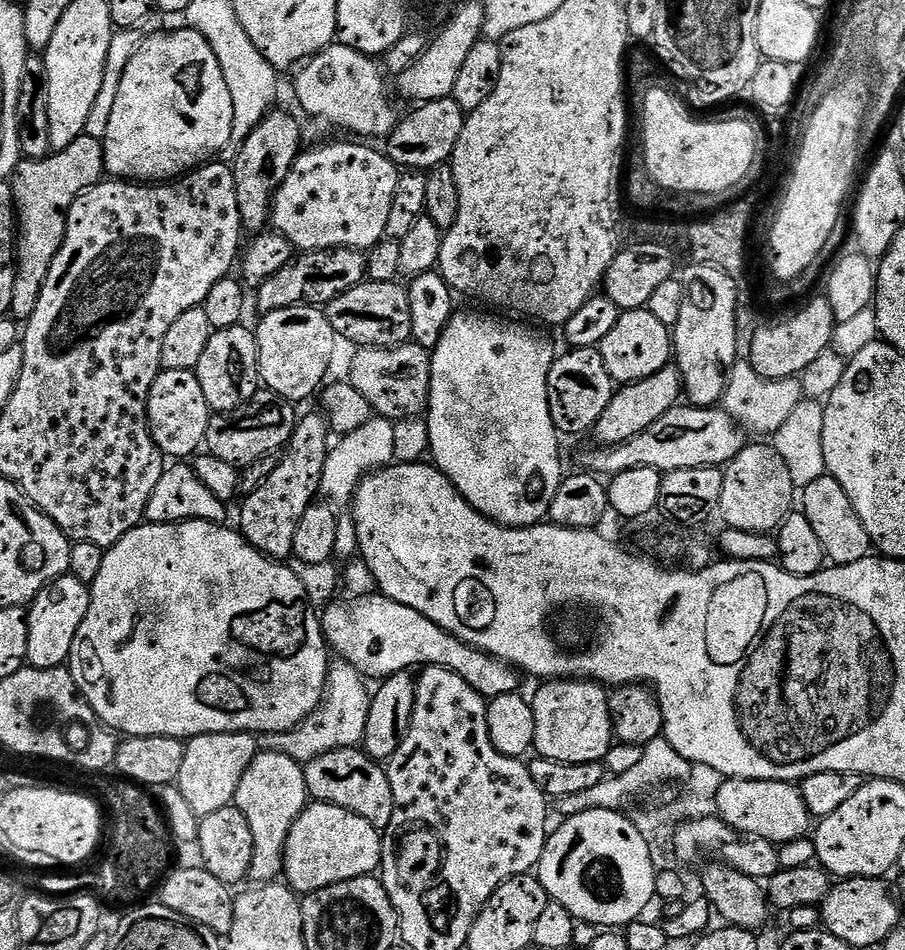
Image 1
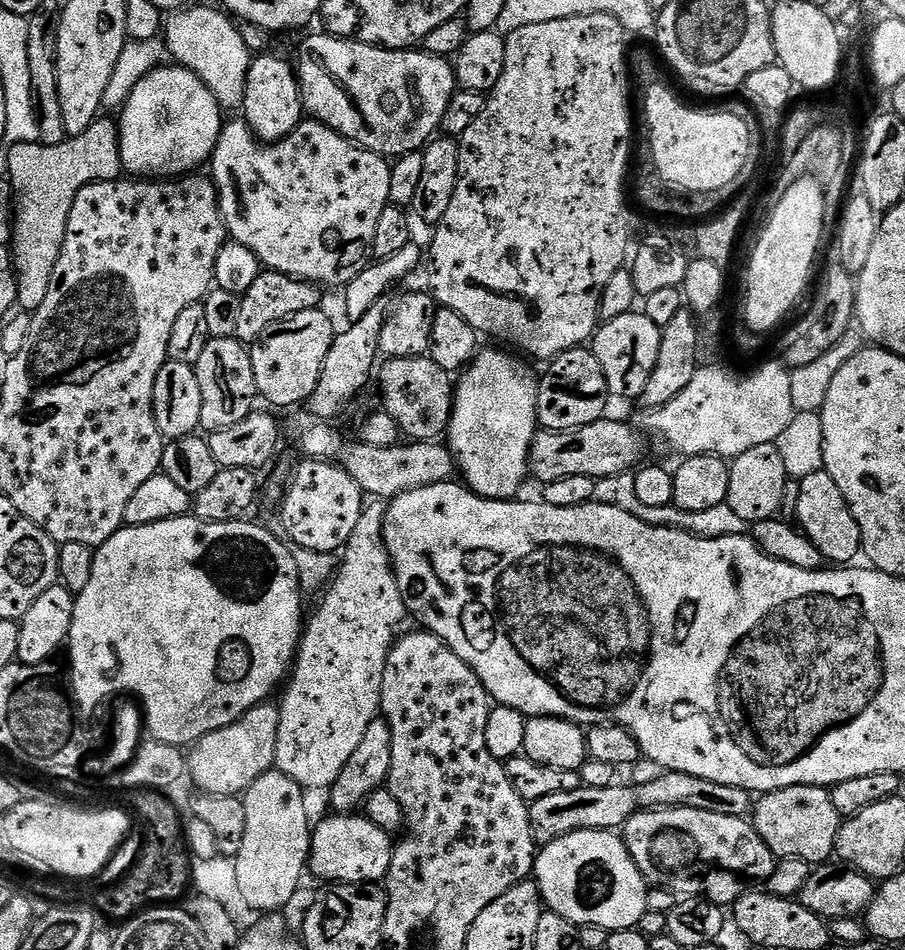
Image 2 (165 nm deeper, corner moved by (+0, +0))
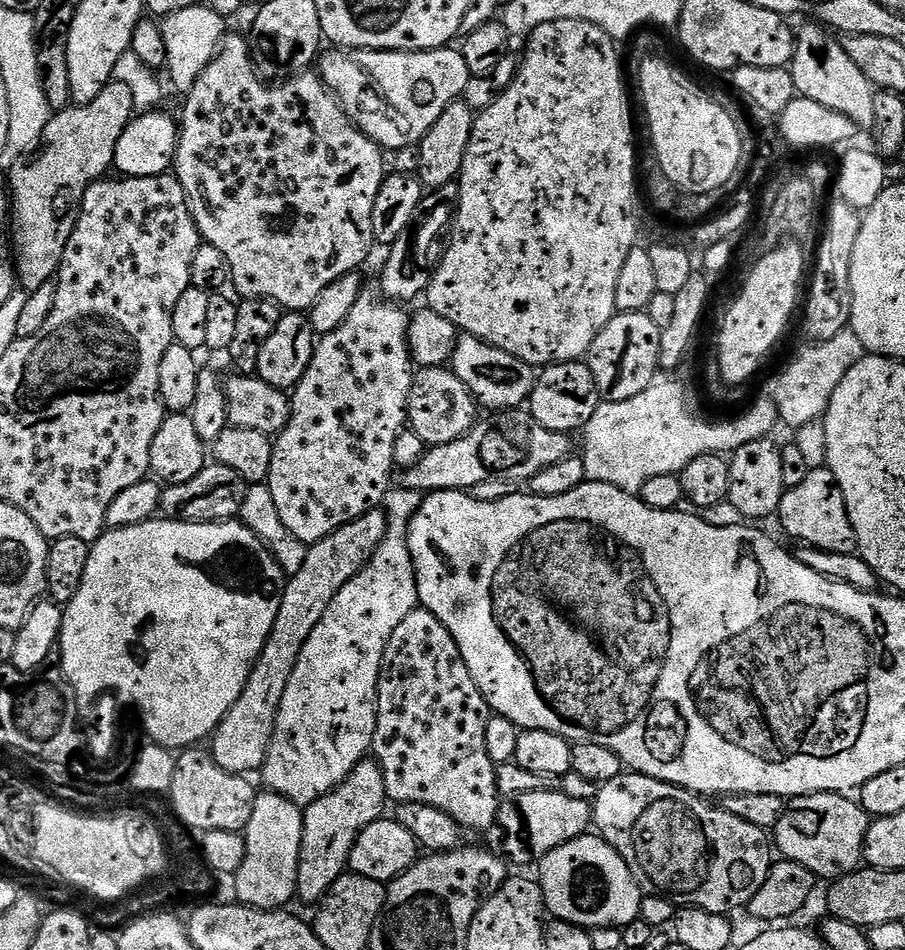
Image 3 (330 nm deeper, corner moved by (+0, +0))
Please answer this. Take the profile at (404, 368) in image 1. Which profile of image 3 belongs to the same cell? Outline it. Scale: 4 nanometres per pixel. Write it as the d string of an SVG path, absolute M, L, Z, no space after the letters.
M451 367L420 368L415 373L412 382L412 397L408 403L408 424L411 431L416 432L418 438L424 440L425 445L445 444L462 438L468 431L476 427L478 423L476 411L478 411L478 405L475 396L466 386L466 382L462 382L462 378L458 378L453 374Z

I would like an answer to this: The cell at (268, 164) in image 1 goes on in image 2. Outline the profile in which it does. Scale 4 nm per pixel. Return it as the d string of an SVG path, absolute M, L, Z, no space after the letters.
M275 51L257 55L246 74L246 90L242 105L242 118L252 127L252 132L265 144L274 144L286 138L305 119L303 92L293 61L275 56Z

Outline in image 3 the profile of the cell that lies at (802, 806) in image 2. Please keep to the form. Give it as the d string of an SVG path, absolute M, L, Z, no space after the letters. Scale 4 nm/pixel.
M815 792L789 799L774 829L775 851L780 851L783 859L806 866L816 877L825 876L828 882L857 871L862 864L870 817L855 799L848 799L852 798L839 792Z

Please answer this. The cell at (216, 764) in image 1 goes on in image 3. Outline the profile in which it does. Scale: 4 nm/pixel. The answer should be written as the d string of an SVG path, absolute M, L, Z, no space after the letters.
M383 511L368 512L362 518L334 530L334 534L322 538L305 551L308 553L300 569L291 573L278 618L274 618L274 630L270 630L270 638L238 702L230 706L226 718L210 737L211 754L222 770L253 774L263 769L272 745L282 694L286 694L286 686L298 666L304 643L314 633L318 622L322 621L331 602L338 597L338 592L371 562L371 556L387 533L387 522Z

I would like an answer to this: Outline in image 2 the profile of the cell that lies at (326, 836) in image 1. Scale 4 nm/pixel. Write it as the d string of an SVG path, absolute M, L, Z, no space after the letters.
M331 814L312 830L312 852L308 868L320 880L332 884L375 884L390 870L393 837L364 814Z

